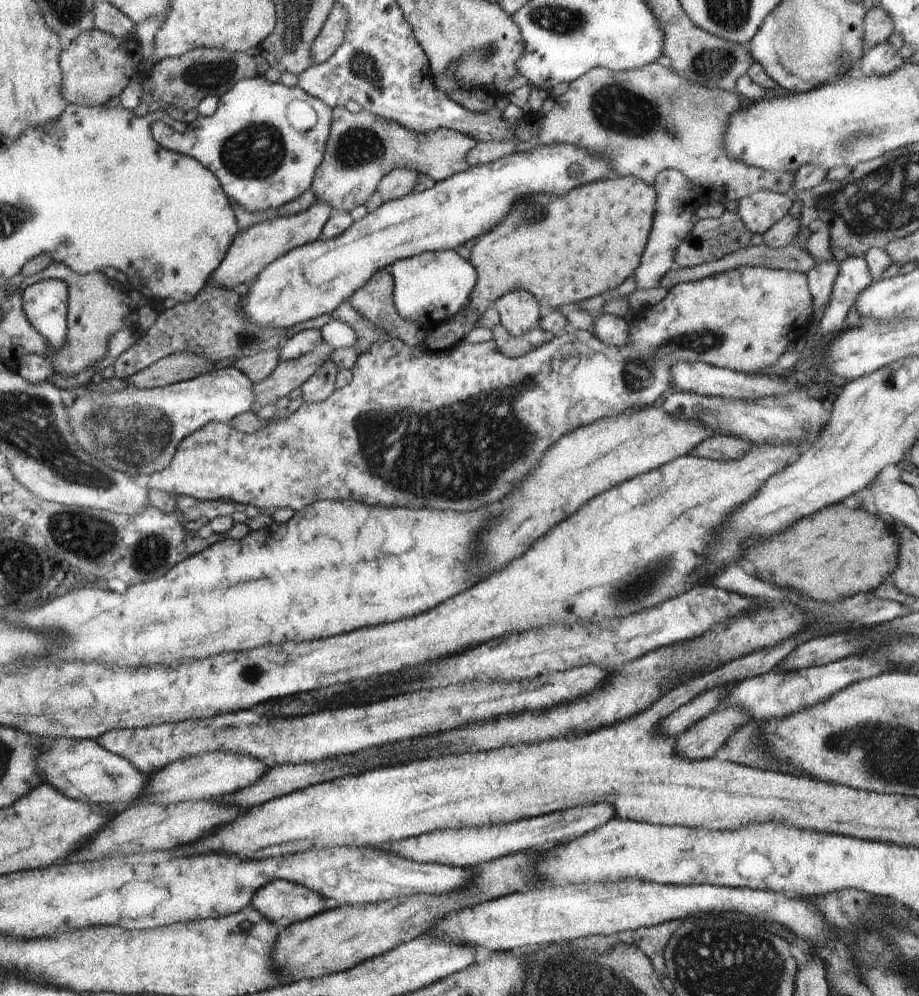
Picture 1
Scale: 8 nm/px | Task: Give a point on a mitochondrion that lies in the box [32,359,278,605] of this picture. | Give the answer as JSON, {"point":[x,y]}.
{"point":[130,436]}

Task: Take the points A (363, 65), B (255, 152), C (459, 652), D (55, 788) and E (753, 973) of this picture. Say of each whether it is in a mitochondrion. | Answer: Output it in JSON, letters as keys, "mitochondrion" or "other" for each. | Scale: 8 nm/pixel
{"A":"mitochondrion","B":"mitochondrion","C":"other","D":"other","E":"mitochondrion"}

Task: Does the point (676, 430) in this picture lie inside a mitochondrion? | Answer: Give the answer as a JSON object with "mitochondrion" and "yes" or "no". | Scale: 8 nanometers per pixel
{"mitochondrion":"no"}

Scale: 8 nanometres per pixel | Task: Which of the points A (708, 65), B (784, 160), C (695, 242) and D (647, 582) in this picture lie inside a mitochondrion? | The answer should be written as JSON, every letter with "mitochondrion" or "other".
{"A":"mitochondrion","B":"other","C":"other","D":"mitochondrion"}

